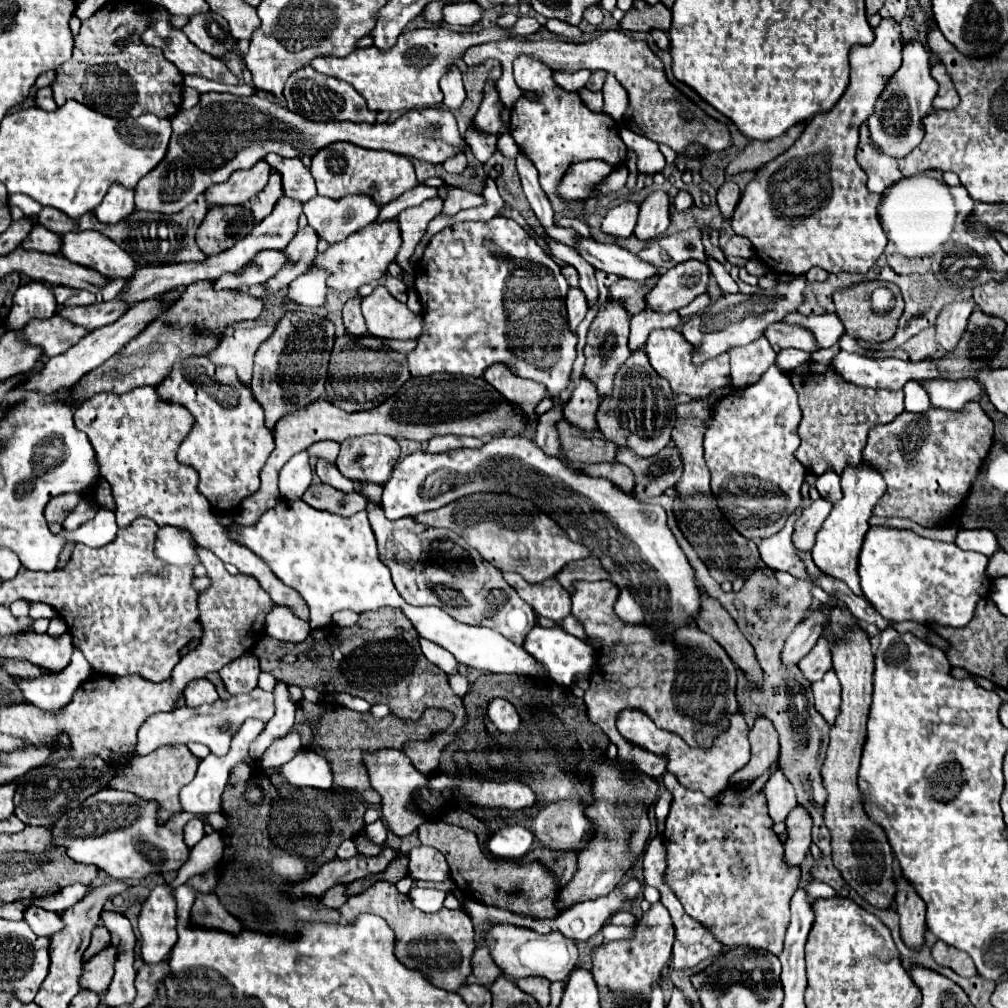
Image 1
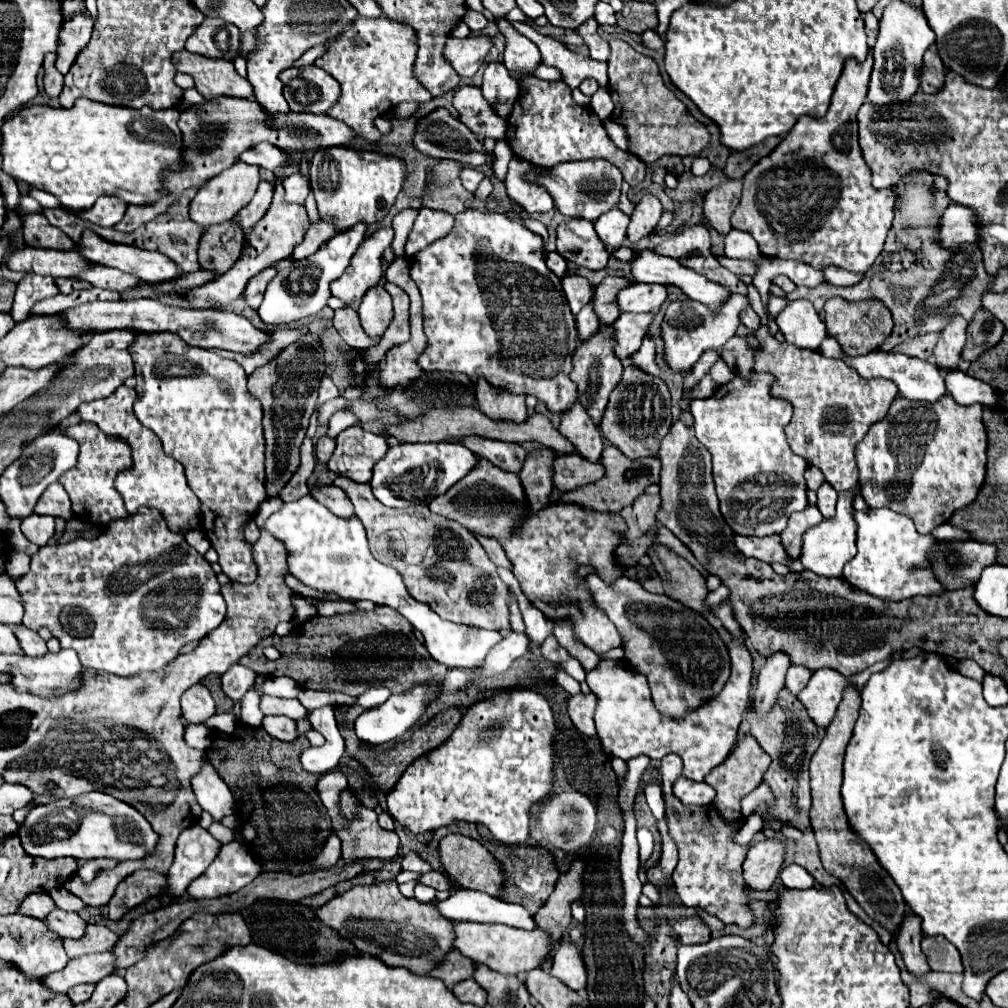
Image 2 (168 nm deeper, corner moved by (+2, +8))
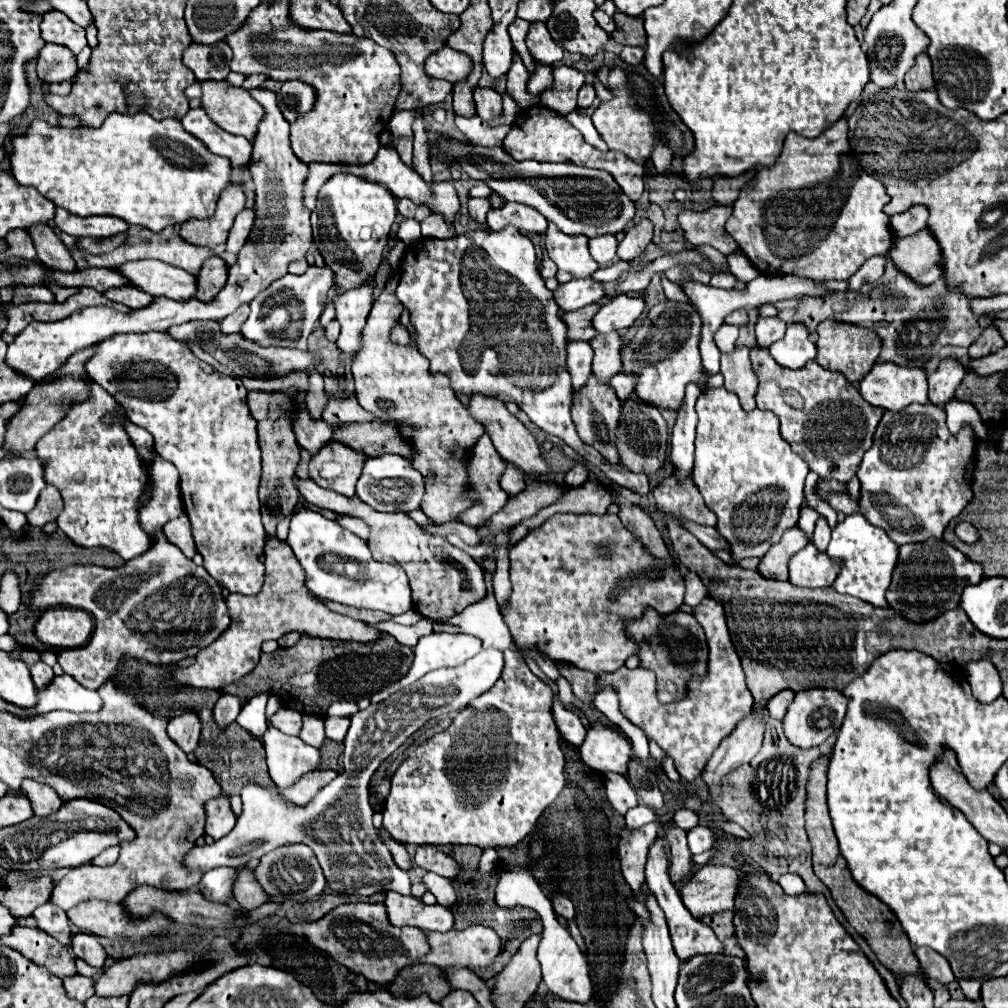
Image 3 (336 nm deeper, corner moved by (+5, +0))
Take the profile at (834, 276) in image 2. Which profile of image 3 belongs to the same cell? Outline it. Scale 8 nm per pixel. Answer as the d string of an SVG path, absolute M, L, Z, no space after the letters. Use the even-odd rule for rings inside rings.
M876 256L868 260L854 276L848 278L848 290L858 290L862 284L876 282L882 276L882 270L884 270L884 256Z

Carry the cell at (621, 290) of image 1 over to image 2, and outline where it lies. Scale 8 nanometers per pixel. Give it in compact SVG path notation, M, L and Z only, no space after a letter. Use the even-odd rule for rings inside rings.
M607 276L593 294L593 312L599 318L599 324L613 324L613 320L617 320L619 312L617 312L617 302L615 296L621 288L629 286L629 282L625 278L617 278L617 276Z

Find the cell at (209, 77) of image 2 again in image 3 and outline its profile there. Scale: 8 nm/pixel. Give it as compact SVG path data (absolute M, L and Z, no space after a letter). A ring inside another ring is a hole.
M204 80L200 86L202 108L206 108L206 114L222 130L252 140L264 110L256 100L252 100L250 92L244 88L234 88L226 80Z

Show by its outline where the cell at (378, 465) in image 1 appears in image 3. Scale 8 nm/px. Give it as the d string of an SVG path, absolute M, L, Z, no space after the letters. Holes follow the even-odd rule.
M328 442L316 456L312 456L310 476L322 488L344 496L354 496L364 462L366 456L362 456L362 452L346 448L346 444Z

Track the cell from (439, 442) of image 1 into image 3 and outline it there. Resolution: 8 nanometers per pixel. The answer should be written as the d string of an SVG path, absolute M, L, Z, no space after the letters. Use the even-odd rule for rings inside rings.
M506 464L506 470L502 474L502 488L510 496L516 496L518 492L522 492L526 488L522 472L518 472L518 468L514 468L512 464Z

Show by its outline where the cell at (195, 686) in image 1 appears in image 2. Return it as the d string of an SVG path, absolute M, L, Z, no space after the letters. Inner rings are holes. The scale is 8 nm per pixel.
M195 684L183 694L181 710L183 710L183 718L189 724L203 724L207 718L215 714L215 702L211 698L211 692L205 686Z

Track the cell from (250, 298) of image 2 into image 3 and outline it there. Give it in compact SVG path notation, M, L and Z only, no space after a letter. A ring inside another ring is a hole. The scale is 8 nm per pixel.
M242 304L242 308L238 308L236 312L232 312L230 316L226 316L222 320L222 332L224 334L232 334L232 332L240 332L242 324L246 322L246 316L250 314L250 306Z

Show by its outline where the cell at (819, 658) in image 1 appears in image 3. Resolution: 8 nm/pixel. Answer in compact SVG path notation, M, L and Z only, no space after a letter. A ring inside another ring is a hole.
M782 690L782 692L778 692L776 696L772 696L772 698L770 698L770 702L768 702L770 716L772 716L772 718L778 718L778 720L782 720L792 700L794 700L794 690Z

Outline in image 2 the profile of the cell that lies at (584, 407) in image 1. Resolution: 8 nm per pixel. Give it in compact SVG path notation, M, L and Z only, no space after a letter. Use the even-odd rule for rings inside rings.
M573 404L573 408L561 416L559 432L575 446L575 452L589 462L597 462L601 458L601 434L599 428L593 428L593 420L585 416L585 408L581 404Z

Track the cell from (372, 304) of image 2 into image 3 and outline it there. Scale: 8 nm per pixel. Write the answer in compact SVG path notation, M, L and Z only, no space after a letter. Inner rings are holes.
M382 290L378 300L372 304L362 330L362 346L352 356L352 374L356 380L354 390L362 408L382 422L398 422L402 436L414 444L418 450L412 458L414 468L426 478L426 496L422 498L420 508L434 522L444 524L454 520L472 504L462 496L466 486L466 462L474 442L484 434L484 426L468 414L466 406L460 404L446 376L432 376L432 372L428 372L428 360L419 352L414 338L408 346L390 342L390 330L402 310L404 306L396 294L386 290Z

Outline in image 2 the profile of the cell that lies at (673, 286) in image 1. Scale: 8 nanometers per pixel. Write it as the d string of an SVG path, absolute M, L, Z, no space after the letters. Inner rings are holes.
M631 284L617 294L619 312L651 312L667 300L665 286L659 284Z

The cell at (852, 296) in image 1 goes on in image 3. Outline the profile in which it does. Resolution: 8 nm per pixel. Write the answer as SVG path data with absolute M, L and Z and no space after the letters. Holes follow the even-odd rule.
M824 320L818 324L816 332L818 332L816 340L818 364L828 370L842 372L852 384L860 382L866 376L866 372L870 372L882 350L882 340L878 340L876 332L870 332L870 328L862 328L856 324L840 324L838 320Z

